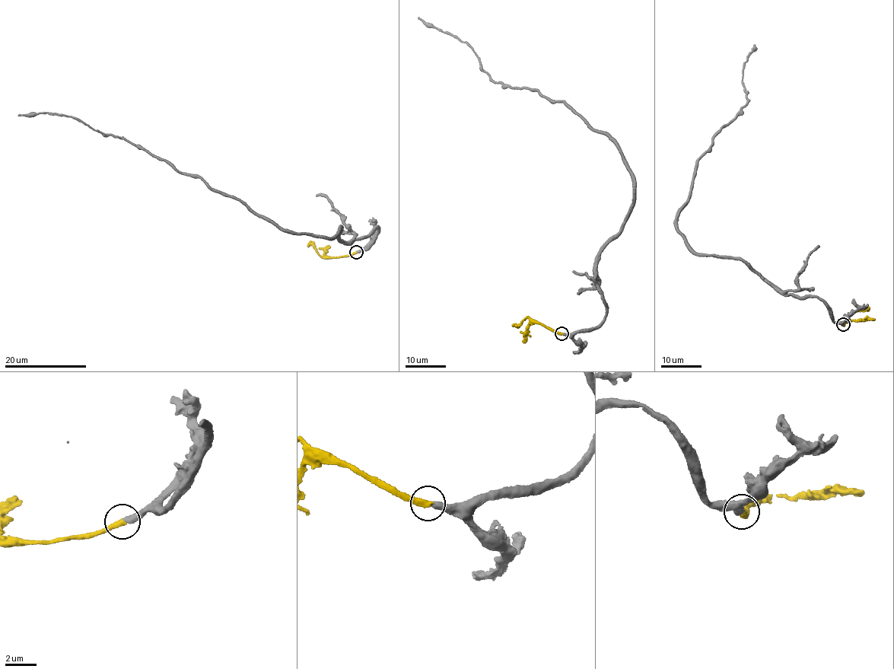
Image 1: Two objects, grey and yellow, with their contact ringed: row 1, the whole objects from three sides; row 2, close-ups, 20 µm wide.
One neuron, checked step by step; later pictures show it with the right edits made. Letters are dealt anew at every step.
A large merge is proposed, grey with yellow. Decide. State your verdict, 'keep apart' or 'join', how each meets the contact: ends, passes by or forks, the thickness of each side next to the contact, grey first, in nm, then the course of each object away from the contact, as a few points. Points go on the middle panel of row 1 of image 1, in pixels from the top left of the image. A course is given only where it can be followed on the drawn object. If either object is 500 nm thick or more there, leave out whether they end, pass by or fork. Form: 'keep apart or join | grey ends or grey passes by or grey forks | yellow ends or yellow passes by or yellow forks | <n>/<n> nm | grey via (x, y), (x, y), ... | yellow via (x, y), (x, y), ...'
join | grey ends | yellow ends | 360/400 nm | grey via (561, 333), (603, 320), (596, 265), (623, 227), (631, 173), (561, 101), (491, 81), (467, 43), (418, 17) | yellow via (561, 333), (532, 323), (528, 317), (519, 324), (512, 324)

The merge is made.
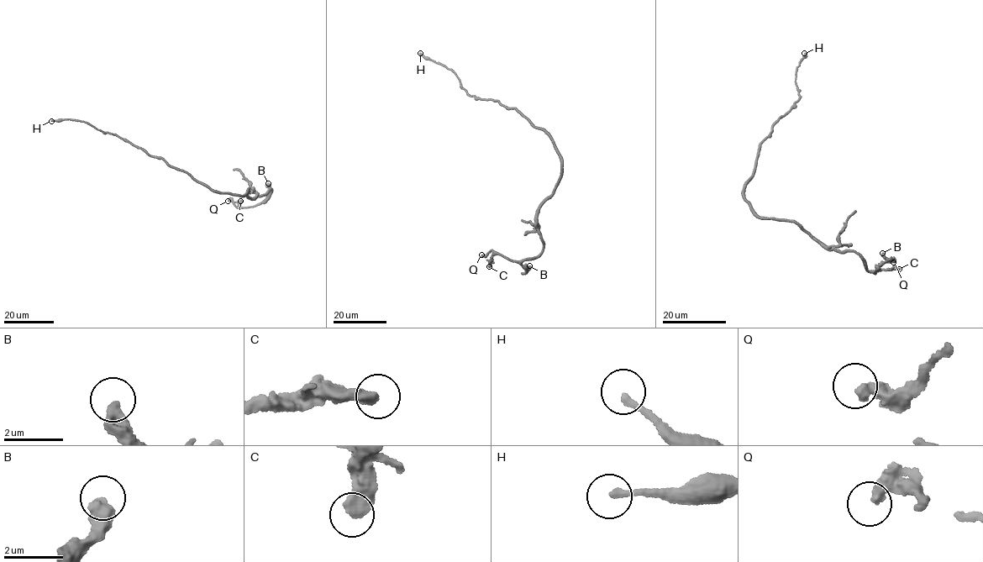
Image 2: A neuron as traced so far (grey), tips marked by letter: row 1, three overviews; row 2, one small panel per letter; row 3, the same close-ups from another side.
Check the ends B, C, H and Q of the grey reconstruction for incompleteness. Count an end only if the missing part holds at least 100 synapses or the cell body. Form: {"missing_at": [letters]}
{"missing_at": []}

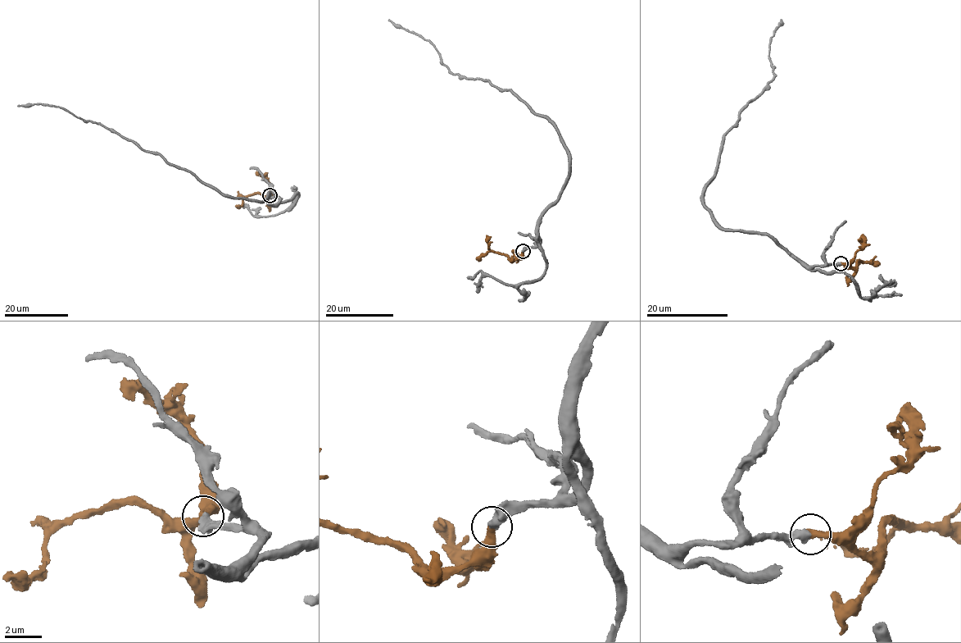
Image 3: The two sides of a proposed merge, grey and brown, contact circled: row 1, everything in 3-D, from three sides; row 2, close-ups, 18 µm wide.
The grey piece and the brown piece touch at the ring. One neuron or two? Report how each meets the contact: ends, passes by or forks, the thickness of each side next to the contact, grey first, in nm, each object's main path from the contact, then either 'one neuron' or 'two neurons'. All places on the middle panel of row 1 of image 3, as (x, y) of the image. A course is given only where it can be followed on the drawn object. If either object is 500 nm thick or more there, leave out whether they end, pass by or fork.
grey ends; brown ends; calibres 480 and 420 nm; course grey (523, 251), (539, 242), (539, 222), (568, 171), (554, 126), (509, 90), (451, 73), (429, 41), (388, 19); course brown (523, 251), (514, 259), (508, 258), (507, 255), (490, 249), (487, 235); one neuron

